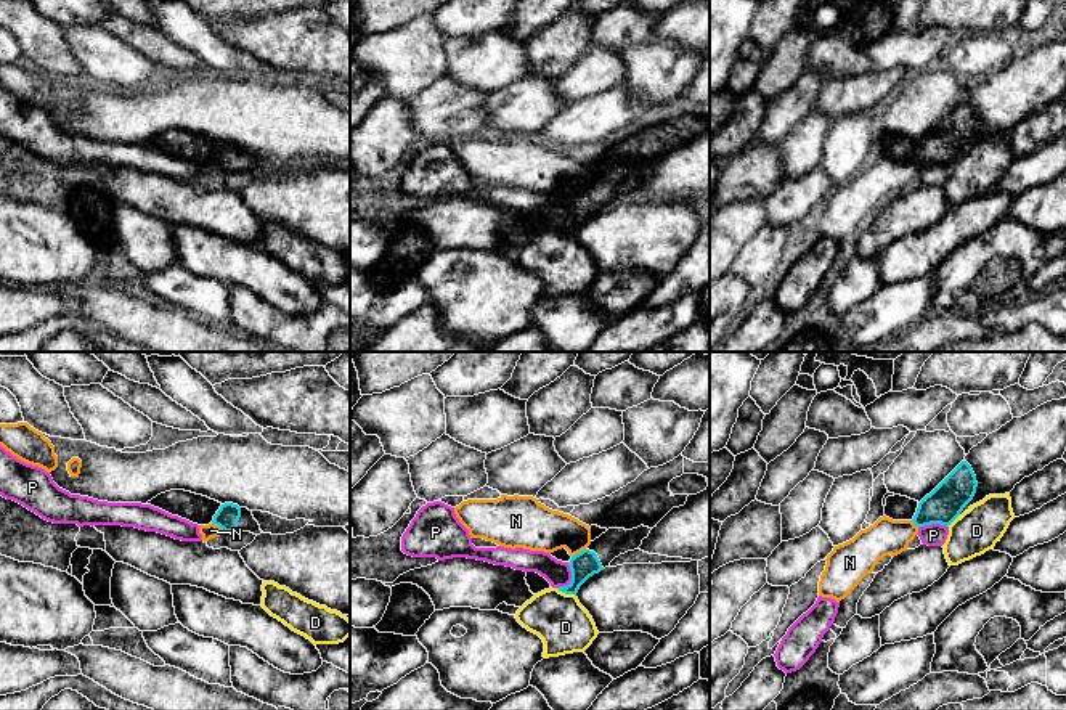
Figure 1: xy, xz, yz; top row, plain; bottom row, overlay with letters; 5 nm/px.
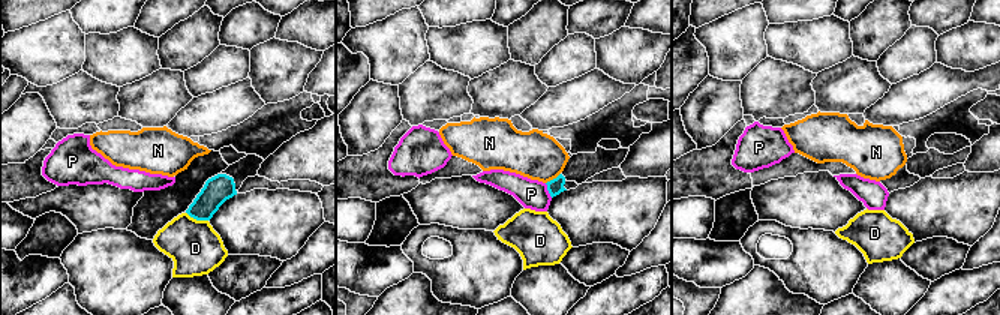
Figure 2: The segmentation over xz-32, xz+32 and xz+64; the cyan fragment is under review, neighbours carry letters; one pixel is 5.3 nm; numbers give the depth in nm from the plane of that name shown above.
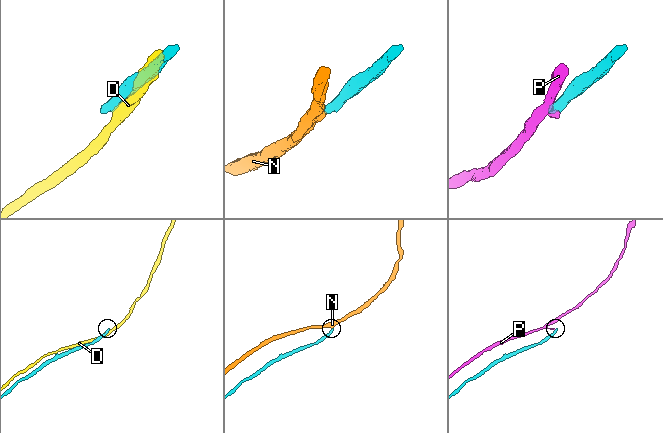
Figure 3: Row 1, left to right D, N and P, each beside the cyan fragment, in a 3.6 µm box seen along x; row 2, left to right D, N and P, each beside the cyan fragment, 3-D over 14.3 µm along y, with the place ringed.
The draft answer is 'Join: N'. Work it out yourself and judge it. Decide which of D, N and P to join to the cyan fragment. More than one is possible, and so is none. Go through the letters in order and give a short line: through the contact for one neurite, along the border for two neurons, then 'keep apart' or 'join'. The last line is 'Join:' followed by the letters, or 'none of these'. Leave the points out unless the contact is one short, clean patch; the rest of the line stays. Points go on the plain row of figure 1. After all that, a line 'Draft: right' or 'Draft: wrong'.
D: keep apart
N: line xz (585, 188), (572, 196); keep apart
P: line xz (569, 203), (570, 220), (557, 228); keep apart
Join: none of these
Draft: wrong

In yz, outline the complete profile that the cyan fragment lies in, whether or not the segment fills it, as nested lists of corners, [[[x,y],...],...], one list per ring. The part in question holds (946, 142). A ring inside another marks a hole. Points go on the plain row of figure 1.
[[[962,101],[917,148],[912,162],[920,169],[931,164],[949,167],[973,140],[976,116],[966,101]]]

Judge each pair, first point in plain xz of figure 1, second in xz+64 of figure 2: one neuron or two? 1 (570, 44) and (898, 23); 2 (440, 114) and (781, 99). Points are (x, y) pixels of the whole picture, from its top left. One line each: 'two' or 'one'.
1: one
2: one

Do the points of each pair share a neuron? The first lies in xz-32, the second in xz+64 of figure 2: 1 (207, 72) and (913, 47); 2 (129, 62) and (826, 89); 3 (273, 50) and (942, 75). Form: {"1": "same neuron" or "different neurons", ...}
{"1": "same neuron", "2": "different neurons", "3": "different neurons"}

